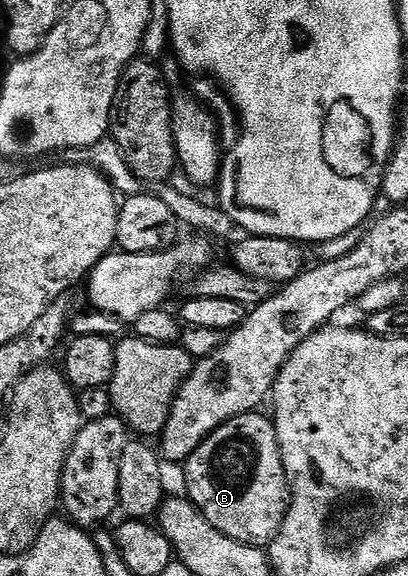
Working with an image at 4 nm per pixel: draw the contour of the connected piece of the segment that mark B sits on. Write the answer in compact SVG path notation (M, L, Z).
M248 413L235 415L229 421L225 421L197 449L187 458L185 464L187 470L186 498L199 510L225 537L233 537L233 541L248 543L254 547L263 547L270 544L271 540L279 532L283 524L283 515L287 511L289 502L289 484L285 465L281 457L281 449L277 441L277 429L270 418L263 413Z

